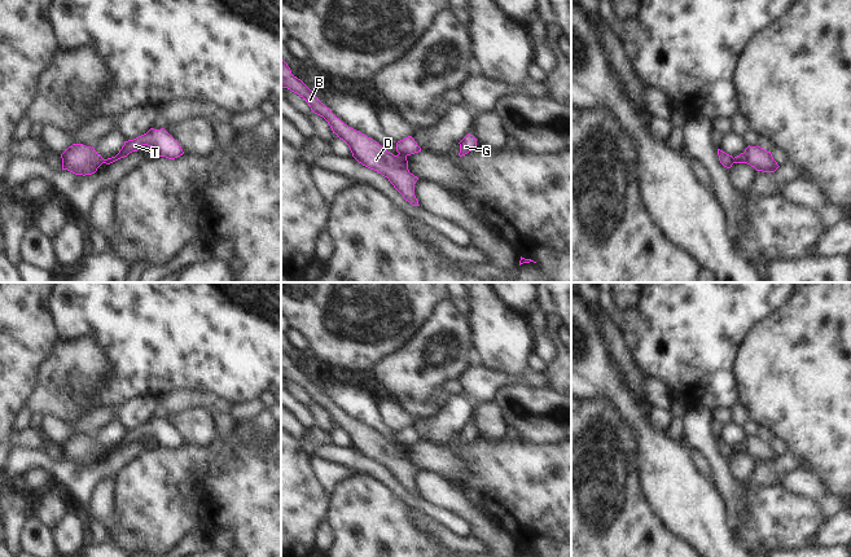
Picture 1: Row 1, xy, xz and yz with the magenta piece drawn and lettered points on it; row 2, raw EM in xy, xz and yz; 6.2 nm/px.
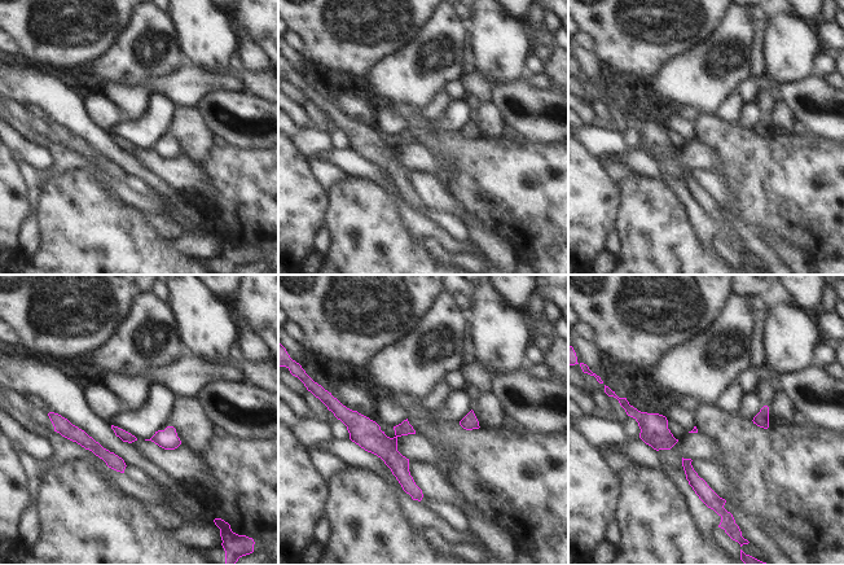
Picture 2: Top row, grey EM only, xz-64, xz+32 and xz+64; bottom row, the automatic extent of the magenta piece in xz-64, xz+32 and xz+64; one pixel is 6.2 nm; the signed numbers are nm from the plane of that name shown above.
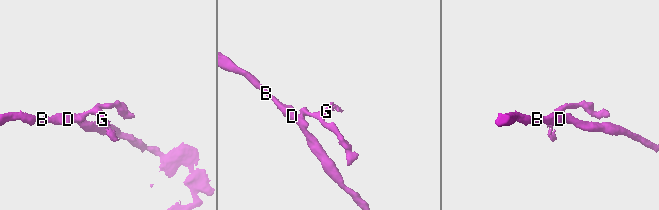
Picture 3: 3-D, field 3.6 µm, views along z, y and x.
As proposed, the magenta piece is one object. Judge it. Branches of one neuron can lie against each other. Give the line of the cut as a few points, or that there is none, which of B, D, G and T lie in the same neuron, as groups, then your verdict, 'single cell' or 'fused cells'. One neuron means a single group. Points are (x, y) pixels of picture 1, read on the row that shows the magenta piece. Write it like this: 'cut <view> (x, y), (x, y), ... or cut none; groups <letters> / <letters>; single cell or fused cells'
cut xz (399, 153), (406, 156); groups B D / G T; fused cells

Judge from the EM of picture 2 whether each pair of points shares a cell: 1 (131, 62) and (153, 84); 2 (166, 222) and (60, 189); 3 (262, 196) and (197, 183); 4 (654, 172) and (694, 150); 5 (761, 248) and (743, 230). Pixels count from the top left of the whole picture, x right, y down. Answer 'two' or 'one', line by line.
1: two
2: two
3: two
4: two
5: one

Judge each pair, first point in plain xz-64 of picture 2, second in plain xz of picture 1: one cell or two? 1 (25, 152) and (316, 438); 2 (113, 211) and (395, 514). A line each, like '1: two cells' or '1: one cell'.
1: two cells
2: one cell

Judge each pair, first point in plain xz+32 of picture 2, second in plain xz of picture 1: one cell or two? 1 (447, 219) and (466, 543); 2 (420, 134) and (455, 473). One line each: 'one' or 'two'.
1: two
2: two

